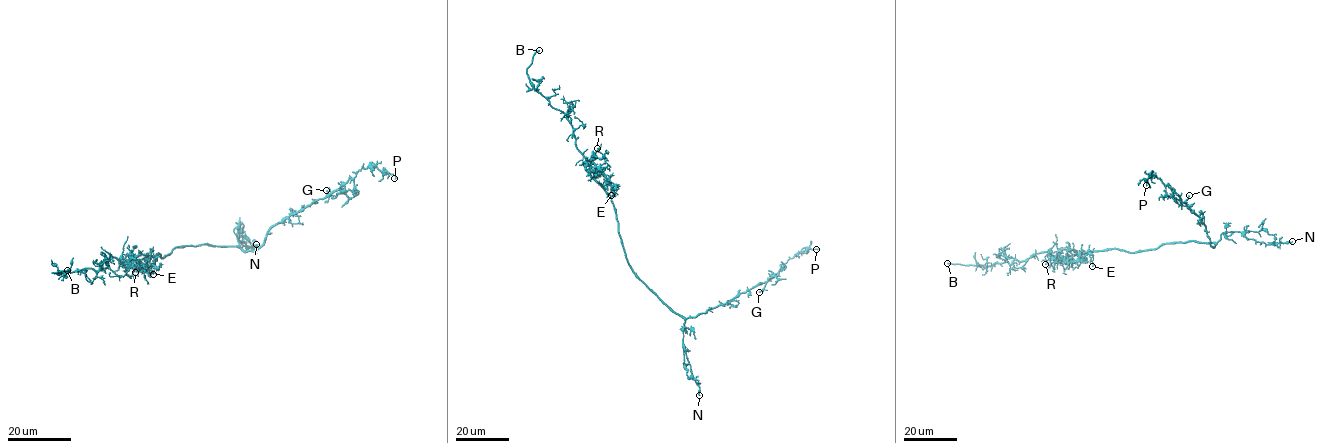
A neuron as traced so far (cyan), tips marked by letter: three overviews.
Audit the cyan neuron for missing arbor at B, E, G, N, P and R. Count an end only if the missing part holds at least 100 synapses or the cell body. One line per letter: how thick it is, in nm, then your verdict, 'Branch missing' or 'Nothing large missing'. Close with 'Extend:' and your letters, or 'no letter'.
B: Thickness 280 nm. Branch missing
E: Thickness 140 nm. Nothing large missing
G: Thickness 190 nm. Nothing large missing
N: Thickness 160 nm. Nothing large missing
P: Thickness 130 nm. Nothing large missing
R: Thickness 150 nm. Nothing large missing
Extend: B

